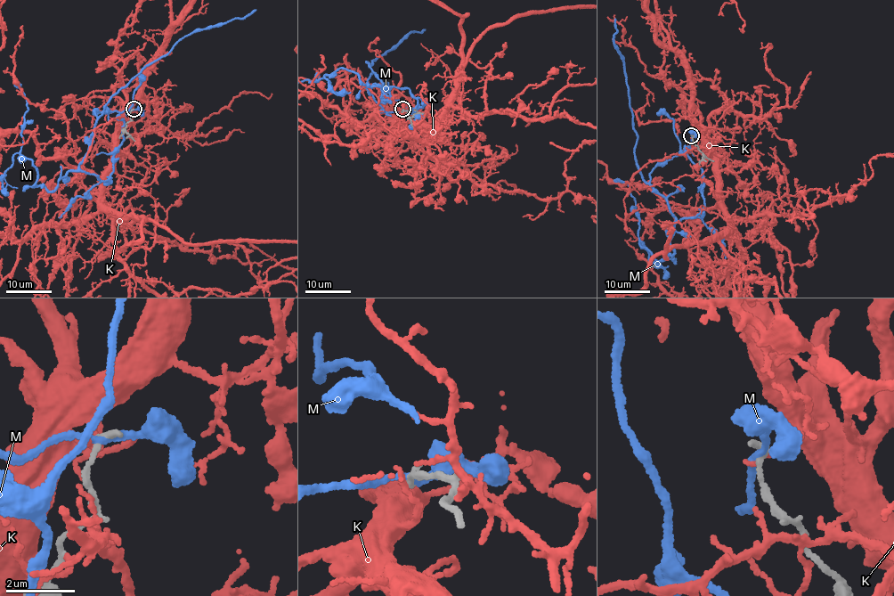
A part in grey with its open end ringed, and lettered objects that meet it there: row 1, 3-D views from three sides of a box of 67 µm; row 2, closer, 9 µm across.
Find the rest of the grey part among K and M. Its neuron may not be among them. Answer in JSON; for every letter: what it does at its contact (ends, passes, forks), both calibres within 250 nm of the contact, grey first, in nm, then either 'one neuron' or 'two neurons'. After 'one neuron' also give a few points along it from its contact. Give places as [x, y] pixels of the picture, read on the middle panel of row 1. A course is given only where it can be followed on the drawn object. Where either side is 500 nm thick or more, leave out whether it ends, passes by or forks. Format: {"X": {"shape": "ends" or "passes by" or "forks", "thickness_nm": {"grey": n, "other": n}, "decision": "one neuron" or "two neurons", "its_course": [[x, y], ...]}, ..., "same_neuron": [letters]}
{"K": {"shape": "ends", "thickness_nm": {"grey": 220, "other": 160}, "decision": "two neurons"}, "M": {"shape": "passes by", "thickness_nm": {"grey": 220, "other": 180}, "decision": "two neurons"}, "same_neuron": []}

